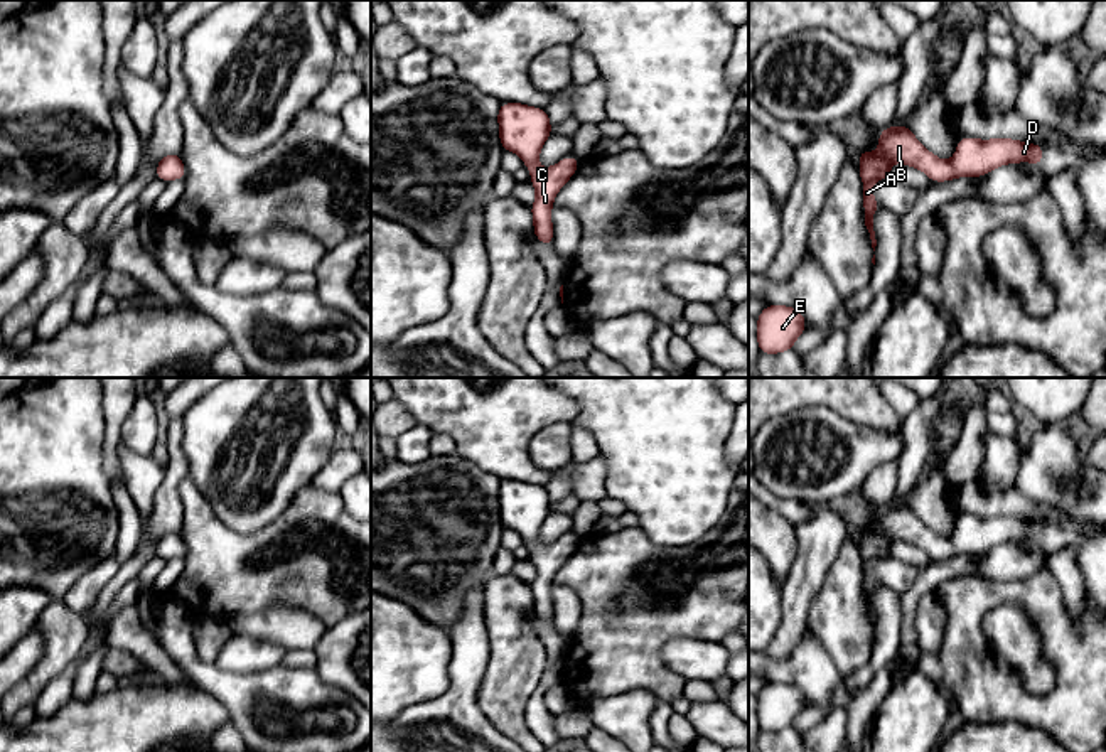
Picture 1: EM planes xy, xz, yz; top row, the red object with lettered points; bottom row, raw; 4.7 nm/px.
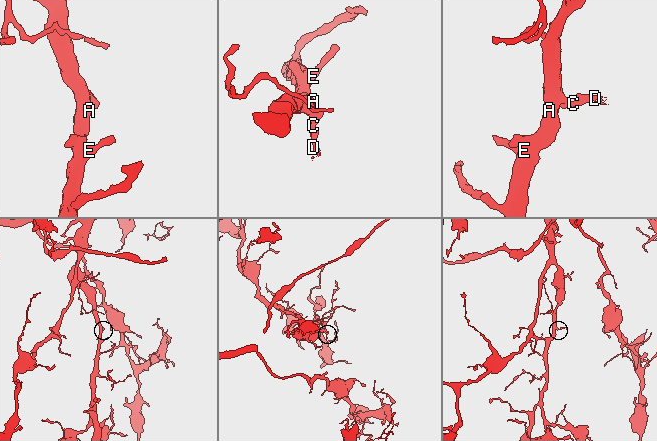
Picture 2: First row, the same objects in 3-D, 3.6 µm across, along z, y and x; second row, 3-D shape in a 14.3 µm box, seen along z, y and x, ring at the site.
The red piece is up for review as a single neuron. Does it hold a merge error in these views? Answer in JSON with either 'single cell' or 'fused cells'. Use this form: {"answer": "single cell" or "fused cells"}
{"answer": "single cell"}

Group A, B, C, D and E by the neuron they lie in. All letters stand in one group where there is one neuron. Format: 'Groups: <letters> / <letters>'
Groups: A B C D E

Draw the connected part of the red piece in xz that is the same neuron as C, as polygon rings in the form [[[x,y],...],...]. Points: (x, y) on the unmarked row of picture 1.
[[[501,481],[497,491],[499,519],[504,528],[518,531],[531,550],[536,578],[529,583],[534,605],[533,612],[546,624],[553,624],[551,585],[558,568],[578,546],[578,536],[568,533],[550,546],[538,543],[543,521],[551,513],[551,499],[546,487],[523,481]]]

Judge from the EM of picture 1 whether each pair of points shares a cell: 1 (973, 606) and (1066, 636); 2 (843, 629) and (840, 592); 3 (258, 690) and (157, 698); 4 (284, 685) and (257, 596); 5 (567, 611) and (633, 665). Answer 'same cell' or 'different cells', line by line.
1: same cell
2: same cell
3: different cells
4: different cells
5: different cells

